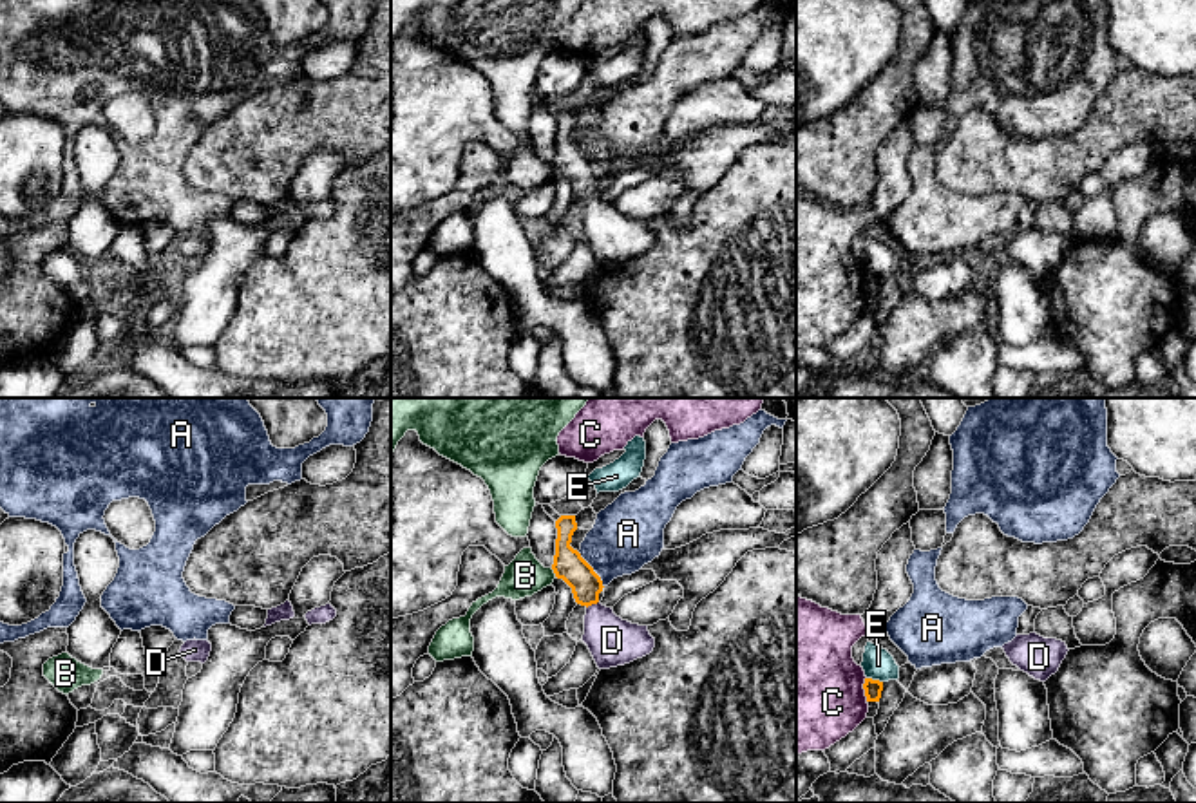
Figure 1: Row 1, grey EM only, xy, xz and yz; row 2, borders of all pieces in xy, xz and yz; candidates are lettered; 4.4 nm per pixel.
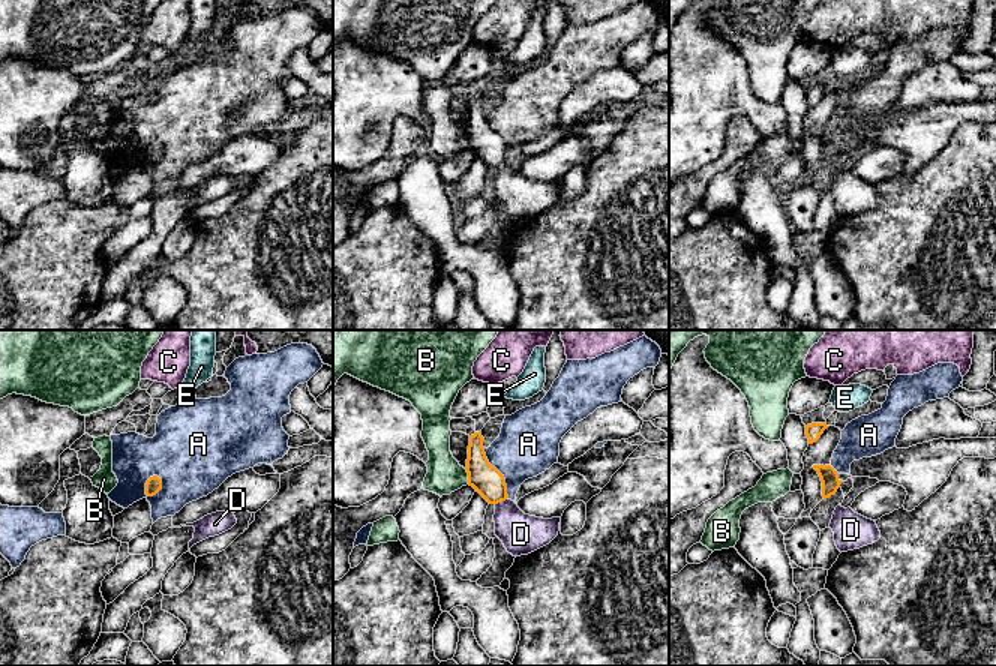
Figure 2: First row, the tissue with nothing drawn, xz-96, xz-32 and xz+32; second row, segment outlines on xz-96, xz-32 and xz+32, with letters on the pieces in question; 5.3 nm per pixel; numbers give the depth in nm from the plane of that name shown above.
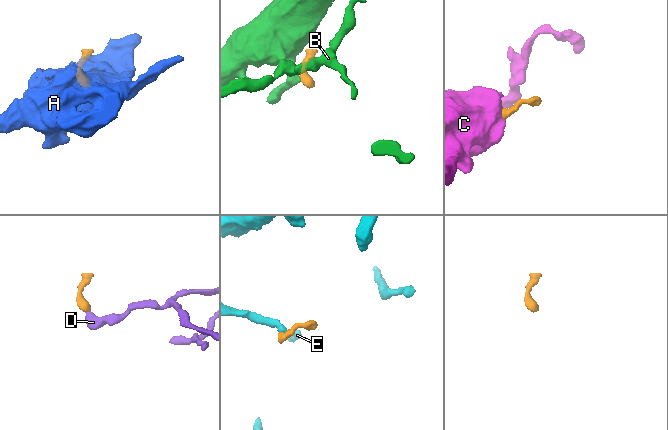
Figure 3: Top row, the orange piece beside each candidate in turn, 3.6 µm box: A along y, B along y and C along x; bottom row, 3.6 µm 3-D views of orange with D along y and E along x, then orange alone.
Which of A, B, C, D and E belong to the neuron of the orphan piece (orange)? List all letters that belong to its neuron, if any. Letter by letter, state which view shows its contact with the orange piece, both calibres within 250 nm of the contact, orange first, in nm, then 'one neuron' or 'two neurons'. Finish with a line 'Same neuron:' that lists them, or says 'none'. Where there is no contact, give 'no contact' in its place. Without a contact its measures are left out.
A: meets orange in xz; 140 nm thick on the orange side, 300 nm on the other; two neurons
B: meets orange in xz; 140 nm thick on the orange side, 180 nm on the other; two neurons
C: meets orange in yz; 80 nm thick on the orange side, 500 nm on the other; two neurons
D: meets orange in xz; 140 nm thick on the orange side, 220 nm on the other; one neuron
E: meets orange in yz; 80 nm thick on the orange side, 140 nm on the other; two neurons
Same neuron: D

